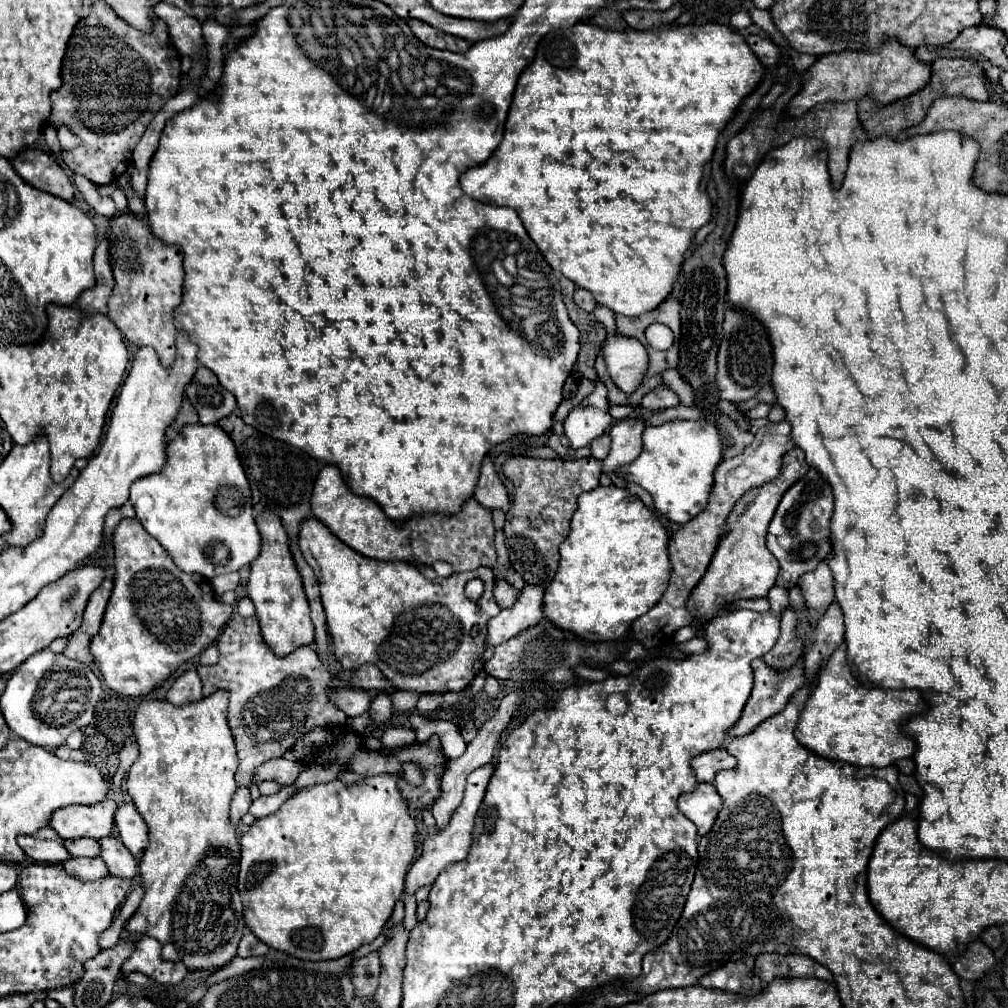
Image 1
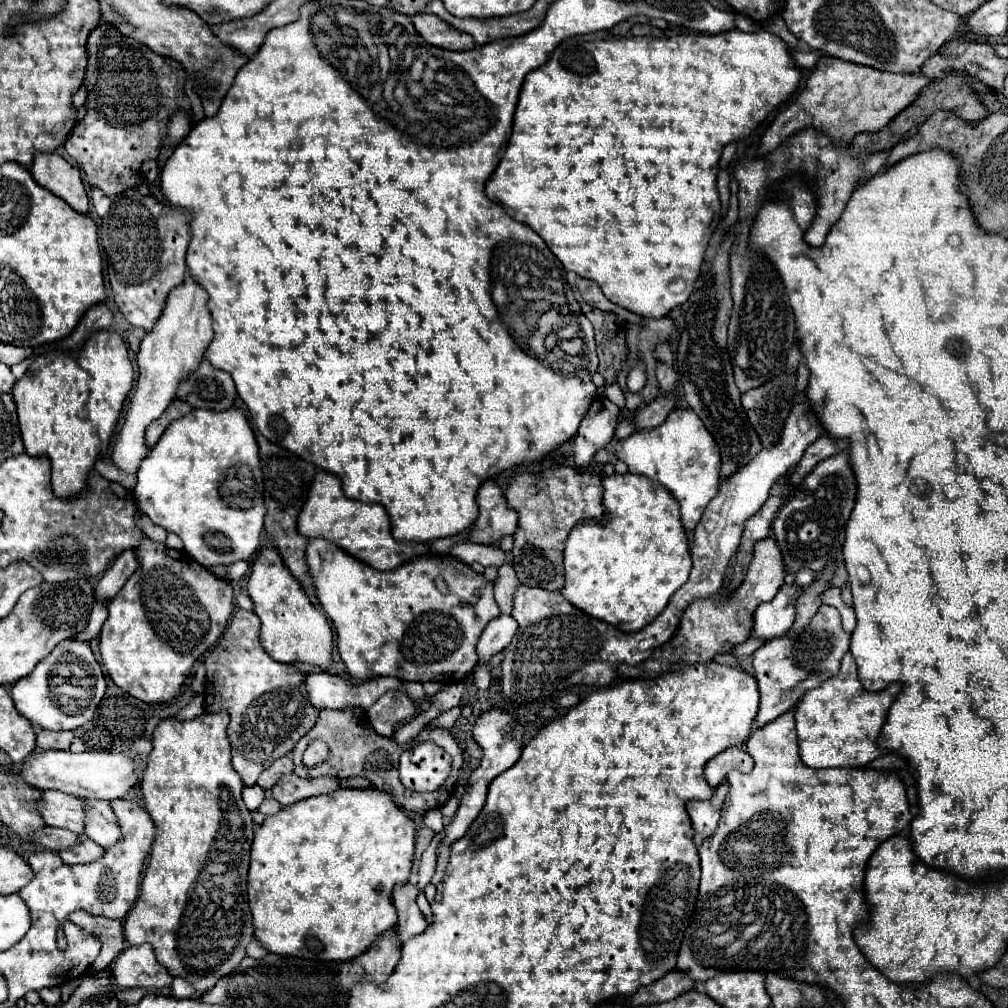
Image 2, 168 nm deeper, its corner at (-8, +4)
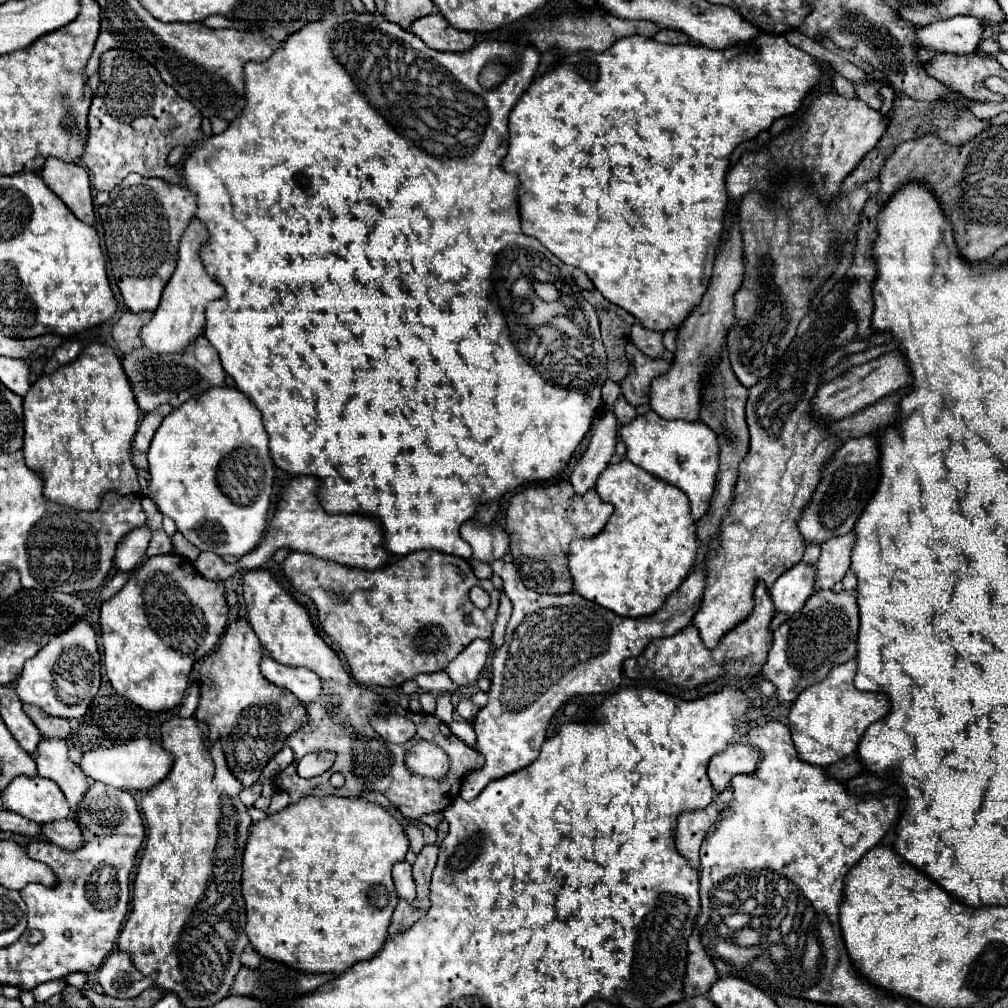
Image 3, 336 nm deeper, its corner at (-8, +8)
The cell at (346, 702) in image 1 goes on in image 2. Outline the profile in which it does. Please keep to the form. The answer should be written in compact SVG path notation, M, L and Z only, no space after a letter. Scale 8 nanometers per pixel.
M304 667L304 683L308 687L310 705L316 709L342 709L346 705L368 709L382 693L388 689L398 689L403 681L394 677L378 677L376 681L364 681L360 685L354 685L346 681L344 677L332 675L322 669L310 669Z

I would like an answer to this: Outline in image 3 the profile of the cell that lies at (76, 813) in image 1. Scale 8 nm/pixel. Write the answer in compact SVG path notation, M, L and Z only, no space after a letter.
M16 777L2 799L8 811L22 813L22 817L36 823L50 823L72 815L60 787L42 777Z

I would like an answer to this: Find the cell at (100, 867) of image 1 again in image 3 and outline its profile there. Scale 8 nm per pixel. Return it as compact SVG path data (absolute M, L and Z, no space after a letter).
M72 817L54 821L54 823L46 823L46 825L42 825L42 829L44 829L46 839L64 851L76 851L84 845L82 827Z

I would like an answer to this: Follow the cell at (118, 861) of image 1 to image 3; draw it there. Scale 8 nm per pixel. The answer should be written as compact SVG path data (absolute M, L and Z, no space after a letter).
M42 739L36 751L36 765L38 765L38 775L58 783L72 811L78 811L78 805L82 803L82 797L86 795L90 783L86 775L70 761L66 741Z

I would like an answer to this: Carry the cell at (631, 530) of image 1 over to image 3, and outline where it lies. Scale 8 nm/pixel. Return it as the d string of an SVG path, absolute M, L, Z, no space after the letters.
M628 459L610 463L598 477L596 491L602 501L614 505L614 513L604 531L594 537L576 537L570 543L568 567L574 581L574 591L622 617L648 617L656 613L664 605L666 597L680 587L696 561L696 523L690 517L688 497L682 489L650 475Z

